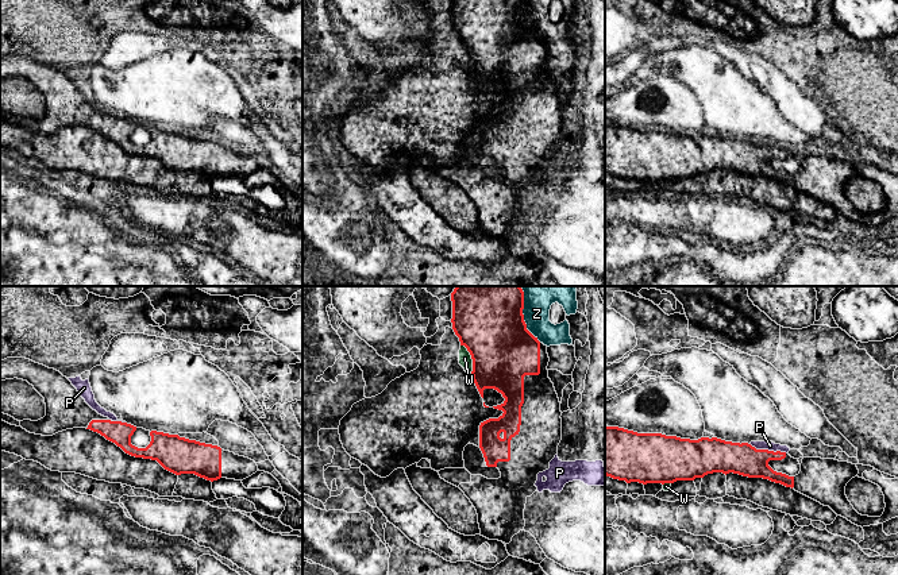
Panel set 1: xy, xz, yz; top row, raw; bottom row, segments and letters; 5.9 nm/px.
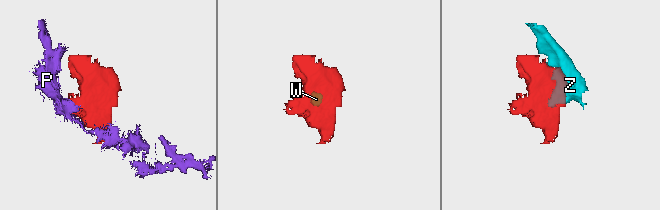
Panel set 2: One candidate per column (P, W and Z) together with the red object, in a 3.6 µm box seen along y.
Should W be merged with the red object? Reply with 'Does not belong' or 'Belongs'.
Does not belong

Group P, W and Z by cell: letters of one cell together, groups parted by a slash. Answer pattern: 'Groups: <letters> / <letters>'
Groups: P / W Z

